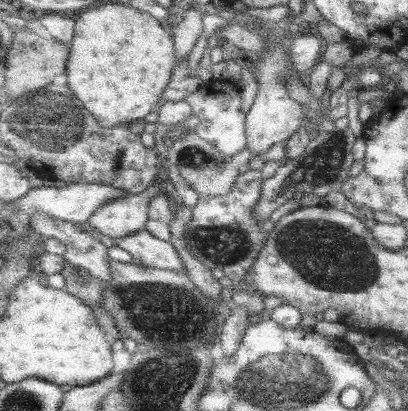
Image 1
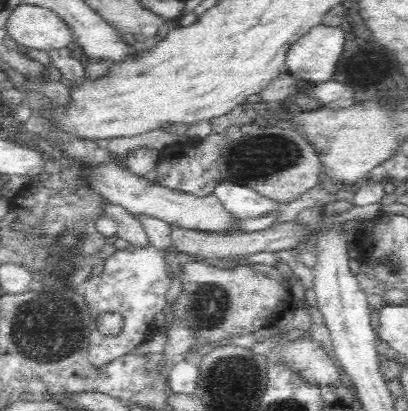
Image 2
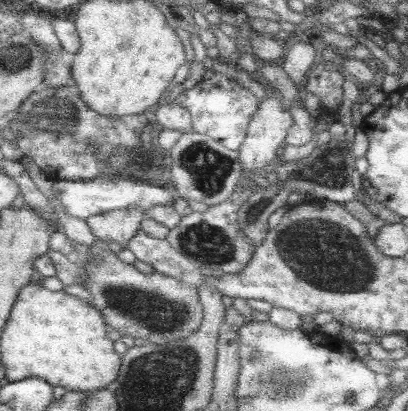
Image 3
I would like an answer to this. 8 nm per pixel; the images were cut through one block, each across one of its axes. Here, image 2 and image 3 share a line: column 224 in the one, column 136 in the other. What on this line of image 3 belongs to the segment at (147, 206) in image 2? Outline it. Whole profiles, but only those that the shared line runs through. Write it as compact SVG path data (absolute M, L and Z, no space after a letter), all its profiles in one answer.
M115 210L109 214L99 214L89 218L89 228L103 242L117 242L121 248L127 248L129 242L143 230L147 214L141 210Z

